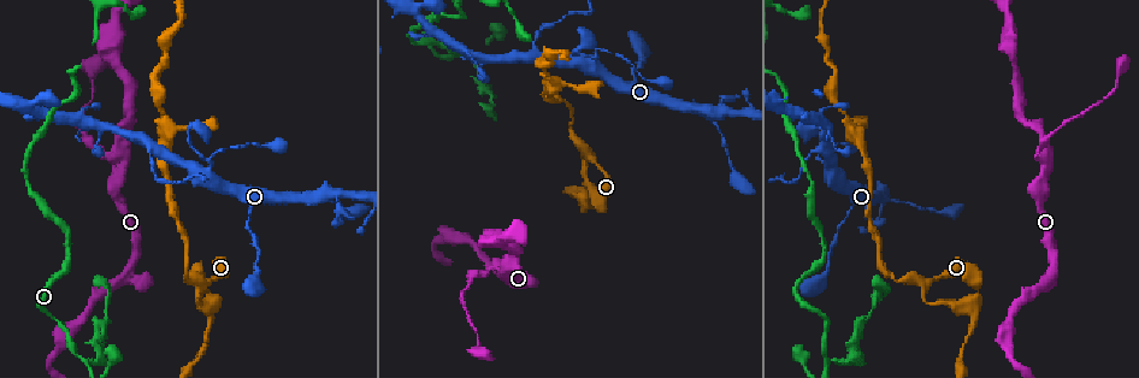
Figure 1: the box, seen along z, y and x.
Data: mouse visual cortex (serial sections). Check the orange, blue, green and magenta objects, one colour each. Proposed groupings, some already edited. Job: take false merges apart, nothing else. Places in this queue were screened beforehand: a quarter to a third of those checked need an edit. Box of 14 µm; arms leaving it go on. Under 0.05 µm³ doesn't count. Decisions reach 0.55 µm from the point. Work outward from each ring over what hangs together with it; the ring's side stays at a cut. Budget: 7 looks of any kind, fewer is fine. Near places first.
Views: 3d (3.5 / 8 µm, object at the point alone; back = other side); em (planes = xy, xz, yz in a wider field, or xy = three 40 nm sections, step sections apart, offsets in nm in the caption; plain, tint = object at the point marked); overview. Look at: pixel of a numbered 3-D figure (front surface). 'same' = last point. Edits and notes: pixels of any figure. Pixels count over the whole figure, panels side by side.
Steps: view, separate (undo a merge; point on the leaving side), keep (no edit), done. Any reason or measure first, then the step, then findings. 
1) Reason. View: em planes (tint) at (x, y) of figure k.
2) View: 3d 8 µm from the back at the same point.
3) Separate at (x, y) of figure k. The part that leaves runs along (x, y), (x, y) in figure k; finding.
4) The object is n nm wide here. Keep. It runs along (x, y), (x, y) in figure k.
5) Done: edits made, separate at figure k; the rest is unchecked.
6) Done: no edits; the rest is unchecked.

Thick turns thin. View: 3d 8 µm from the back at (586, 160) of figure 1.

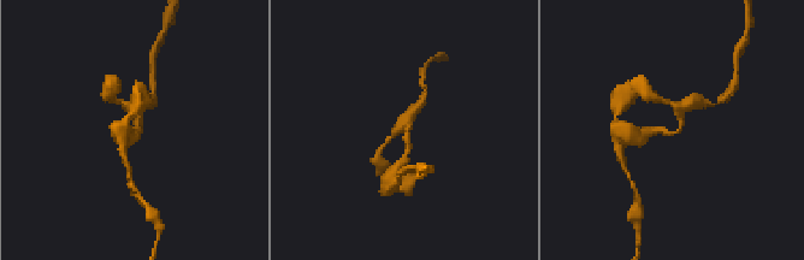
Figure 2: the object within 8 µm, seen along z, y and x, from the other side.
Closer look. View: 3d 3.5 µm at (673, 135) of figure 2.

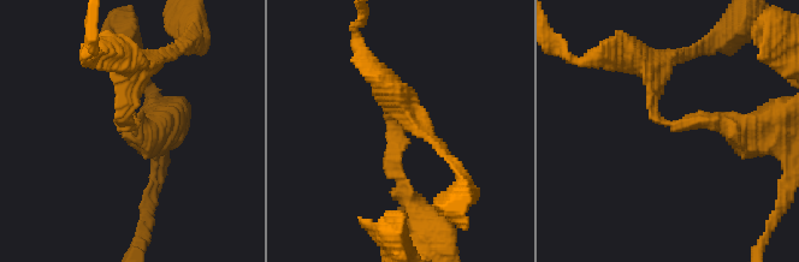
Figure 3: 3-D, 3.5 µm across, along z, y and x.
The arms are 200, 250 nm wide; now the EM. View: em xy step 3 (tint) at (127, 128) of figure 3.

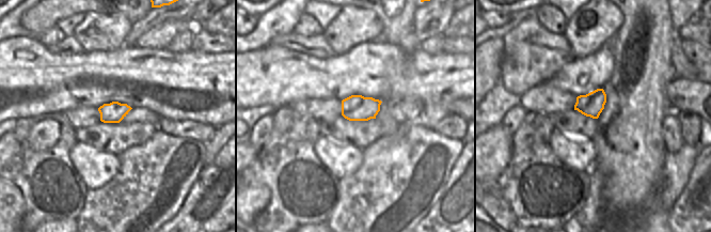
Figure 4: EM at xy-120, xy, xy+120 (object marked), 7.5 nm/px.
Keep. It runs along (418, 125), (396, 113), (396, 174), (414, 204) in figure 3; one cell here.

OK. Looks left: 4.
A narrow waist. View: 3d 8 µm from the back at (486, 270) of figure 1.

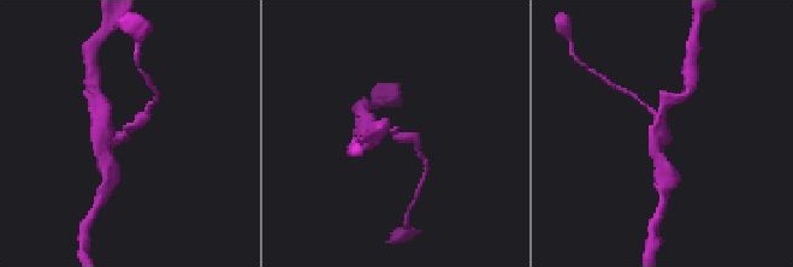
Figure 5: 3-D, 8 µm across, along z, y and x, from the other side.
The arms are 200, 300 nm wide. View: em xy step 5 (tint) at (126, 132) of figure 5.

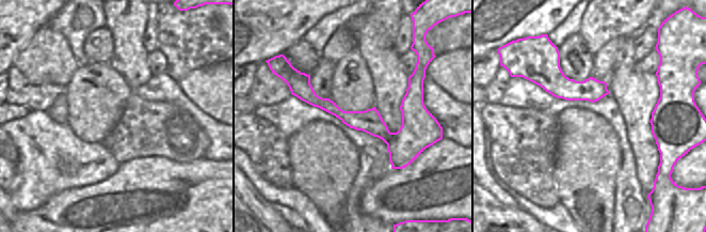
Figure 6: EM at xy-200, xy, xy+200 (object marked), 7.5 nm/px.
Keep. It runs along (291, 82), (388, 137), (423, 124) in figure 6; one cell here.

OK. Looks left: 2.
Four or more arms meet. View: 3d 3.5 µm at (211, 169) of figure 1.

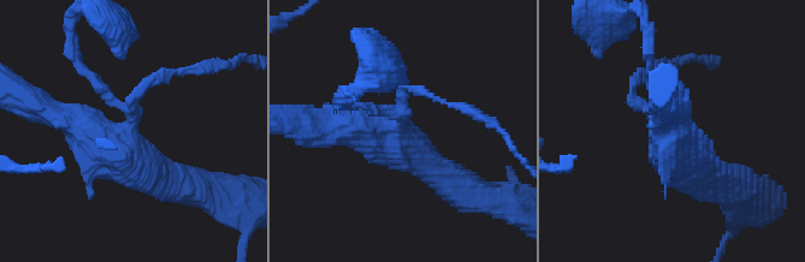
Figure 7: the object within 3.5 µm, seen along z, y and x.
View: em planes (tint) at (398, 127) of figure 7.

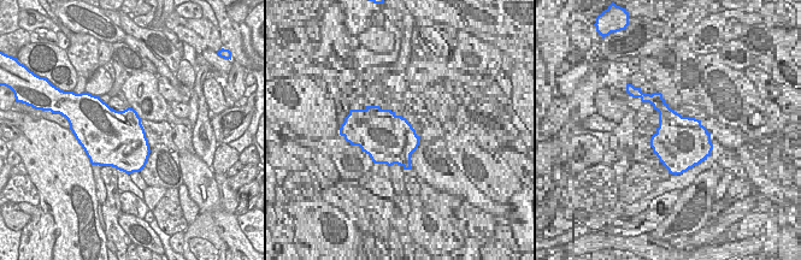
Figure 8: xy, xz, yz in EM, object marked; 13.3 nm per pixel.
The object is 750 nm wide here. Keep. It runs along (175, 179), (41, 109) in figure 7; continuous, no second cell.

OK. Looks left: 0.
Done: no edits; the rest is unchecked.

